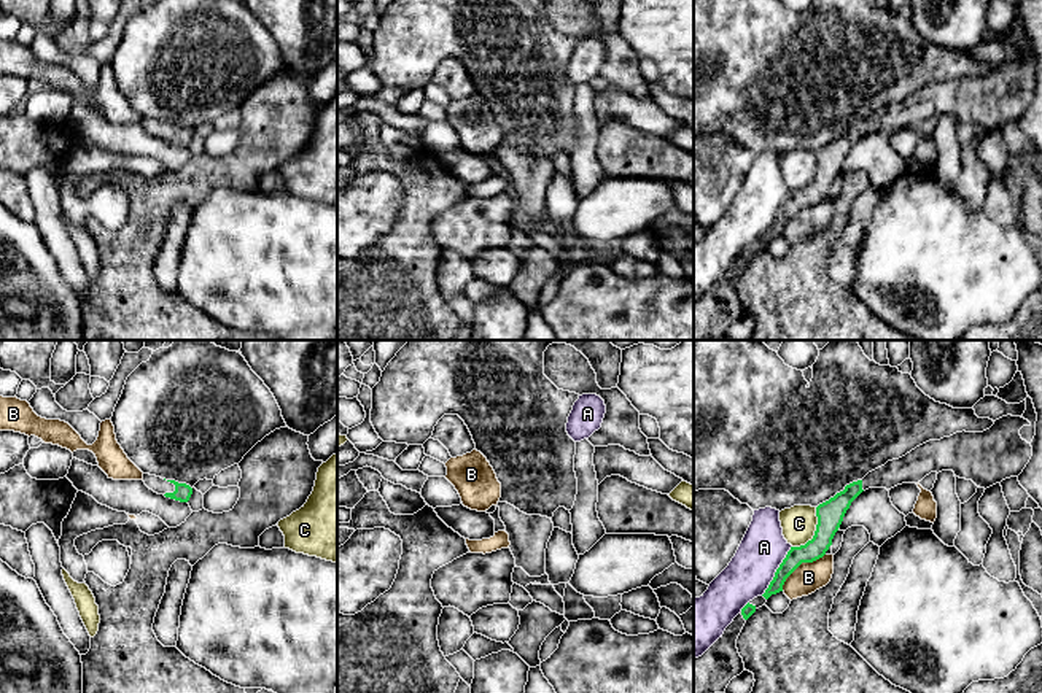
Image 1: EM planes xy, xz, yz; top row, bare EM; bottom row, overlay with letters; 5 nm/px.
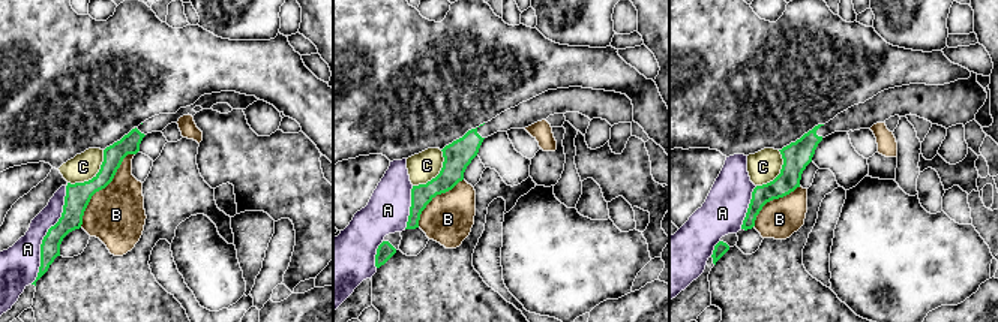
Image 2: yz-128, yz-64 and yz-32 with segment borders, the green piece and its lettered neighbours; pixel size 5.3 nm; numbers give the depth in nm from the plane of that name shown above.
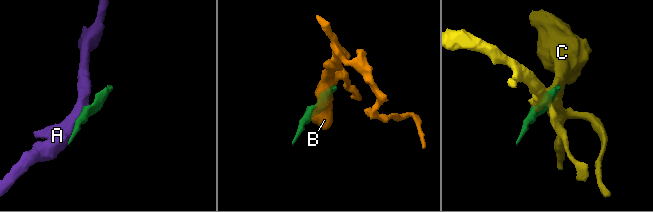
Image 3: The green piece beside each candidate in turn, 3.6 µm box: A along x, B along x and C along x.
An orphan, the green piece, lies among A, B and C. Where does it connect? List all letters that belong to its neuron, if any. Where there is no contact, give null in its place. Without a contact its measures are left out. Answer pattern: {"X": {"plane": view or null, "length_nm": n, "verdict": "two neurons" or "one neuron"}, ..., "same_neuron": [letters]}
{"A": {"plane": "yz", "length_nm": 300, "verdict": "two neurons"}, "B": {"plane": "yz", "length_nm": 300, "verdict": "two neurons"}, "C": {"plane": "yz", "length_nm": 240, "verdict": "two neurons"}, "same_neuron": []}

